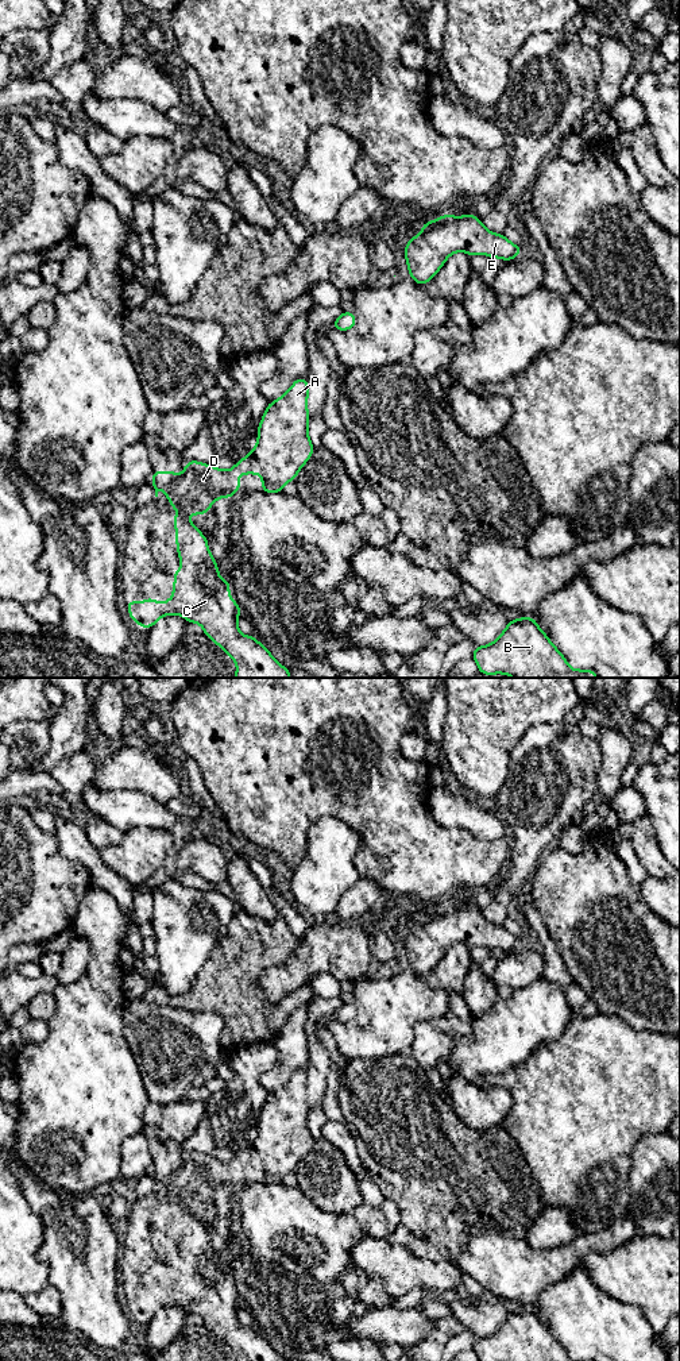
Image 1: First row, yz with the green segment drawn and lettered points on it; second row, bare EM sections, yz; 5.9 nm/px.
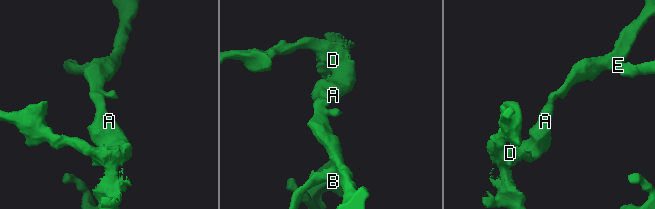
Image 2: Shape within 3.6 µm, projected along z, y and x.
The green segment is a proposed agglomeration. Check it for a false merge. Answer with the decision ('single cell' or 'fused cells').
single cell

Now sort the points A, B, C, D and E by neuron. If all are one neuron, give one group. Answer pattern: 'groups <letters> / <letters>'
groups A B C D E

